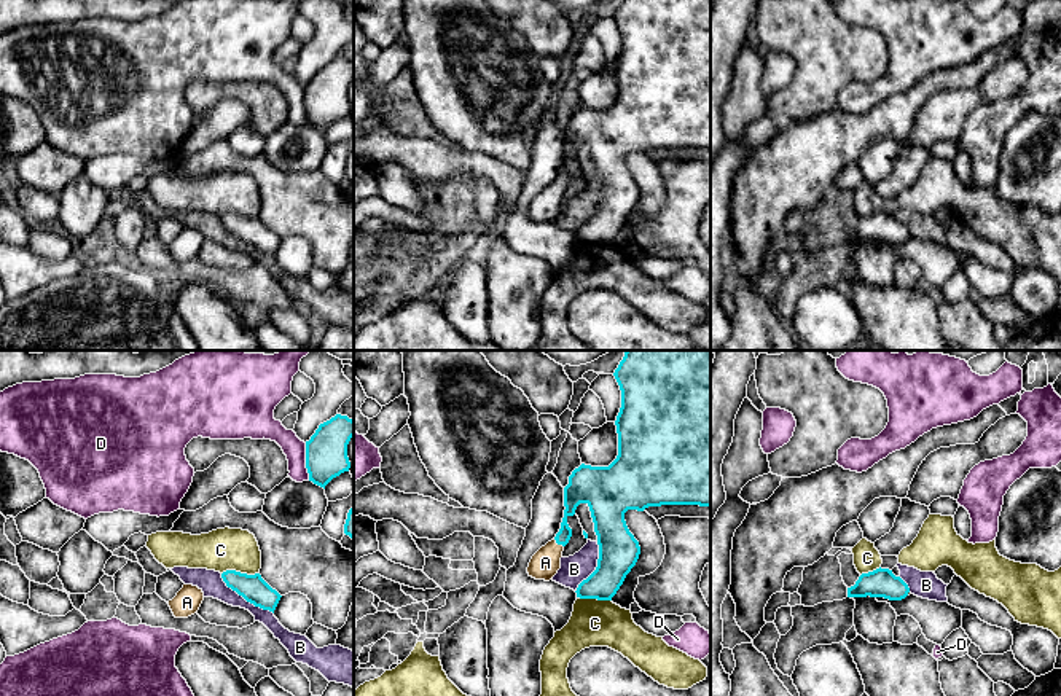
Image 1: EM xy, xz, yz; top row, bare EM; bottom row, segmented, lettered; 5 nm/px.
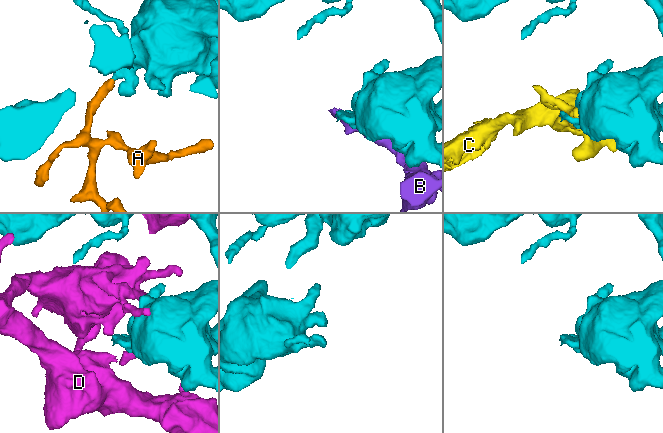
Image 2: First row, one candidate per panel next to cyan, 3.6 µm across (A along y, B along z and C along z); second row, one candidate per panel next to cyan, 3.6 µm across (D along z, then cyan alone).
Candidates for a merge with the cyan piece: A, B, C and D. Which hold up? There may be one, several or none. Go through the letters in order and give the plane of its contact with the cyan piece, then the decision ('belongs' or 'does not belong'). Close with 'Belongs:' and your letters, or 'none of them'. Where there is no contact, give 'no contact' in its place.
A: xz | belongs
B: xy | does not belong
C: xy | does not belong
D: xy | does not belong
Belongs: A

